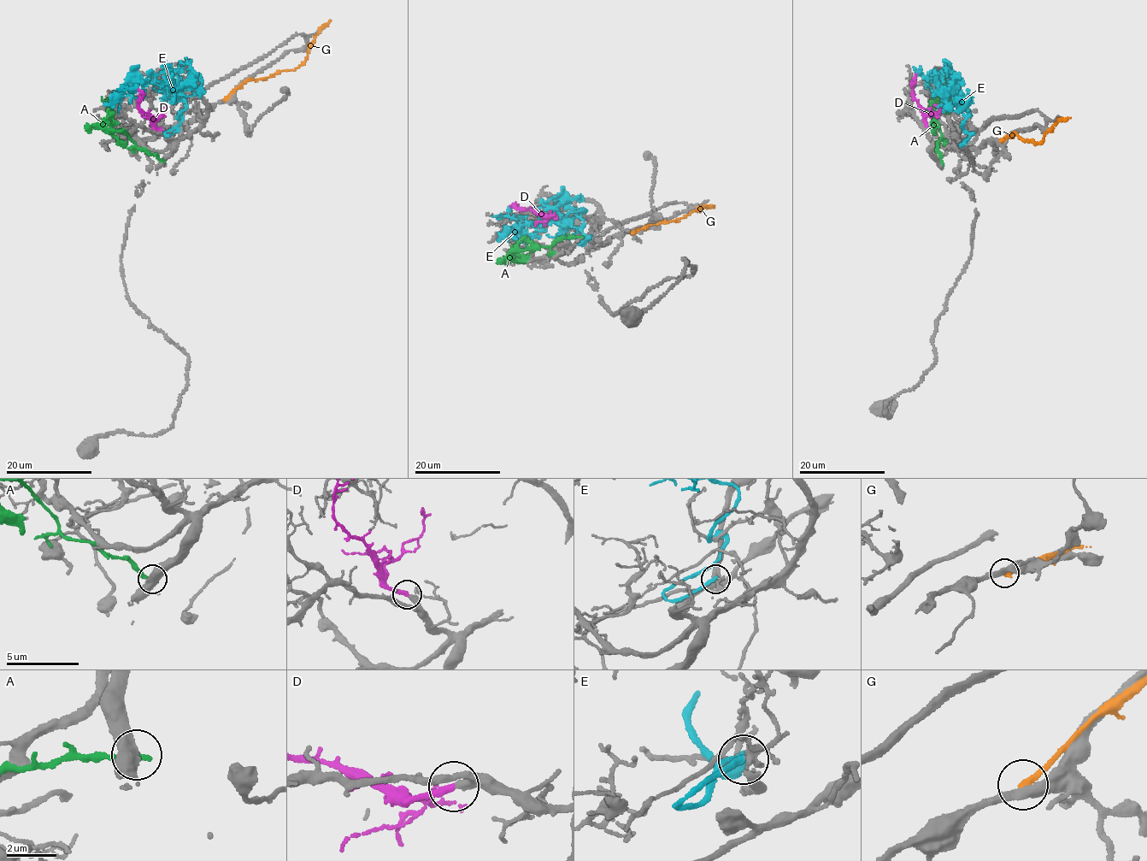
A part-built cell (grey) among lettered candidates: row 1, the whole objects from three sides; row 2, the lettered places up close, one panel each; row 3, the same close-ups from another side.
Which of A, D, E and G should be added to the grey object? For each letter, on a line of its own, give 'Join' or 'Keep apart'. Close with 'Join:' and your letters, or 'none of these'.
A: Keep apart
D: Join
E: Keep apart
G: Keep apart
Join: D

